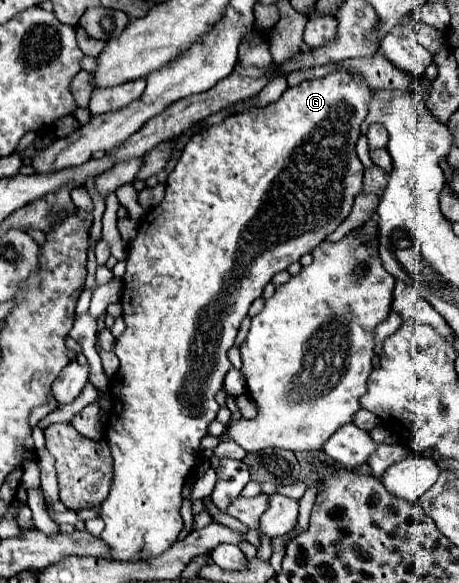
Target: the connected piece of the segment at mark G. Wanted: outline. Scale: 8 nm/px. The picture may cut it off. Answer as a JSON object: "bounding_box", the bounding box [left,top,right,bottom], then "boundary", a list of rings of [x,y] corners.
{"bounding_box":[99,69,371,561],"boundary":[[[335,69],[335,73],[329,73],[321,79],[303,81],[297,87],[287,89],[279,101],[263,107],[263,109],[249,109],[245,113],[235,113],[225,117],[219,125],[209,127],[209,131],[201,137],[195,135],[183,149],[175,169],[167,177],[167,191],[163,201],[151,209],[145,219],[139,223],[137,237],[129,243],[127,249],[127,271],[123,277],[125,283],[125,299],[121,297],[123,305],[123,319],[125,319],[125,331],[115,341],[115,355],[121,361],[121,367],[117,375],[113,377],[111,385],[111,397],[113,397],[113,417],[109,417],[109,429],[111,433],[105,435],[111,455],[113,455],[113,485],[109,491],[109,497],[101,503],[101,519],[105,521],[105,529],[99,535],[109,547],[109,553],[105,559],[113,561],[147,561],[155,555],[161,555],[167,551],[173,541],[177,541],[179,531],[183,529],[183,519],[179,515],[183,497],[183,483],[189,477],[195,457],[199,453],[199,443],[207,435],[207,427],[211,421],[215,421],[219,405],[215,401],[215,393],[223,389],[225,373],[231,369],[231,361],[227,359],[227,351],[233,347],[237,329],[241,321],[247,315],[247,309],[251,303],[261,297],[263,287],[271,281],[271,277],[279,271],[285,271],[291,263],[299,261],[303,255],[311,253],[319,243],[325,241],[327,235],[331,235],[341,221],[349,215],[353,201],[363,185],[363,165],[355,153],[355,143],[361,135],[361,123],[365,121],[365,113],[369,111],[369,97],[371,89],[367,87],[365,79],[357,73],[347,73],[349,69]]]}

